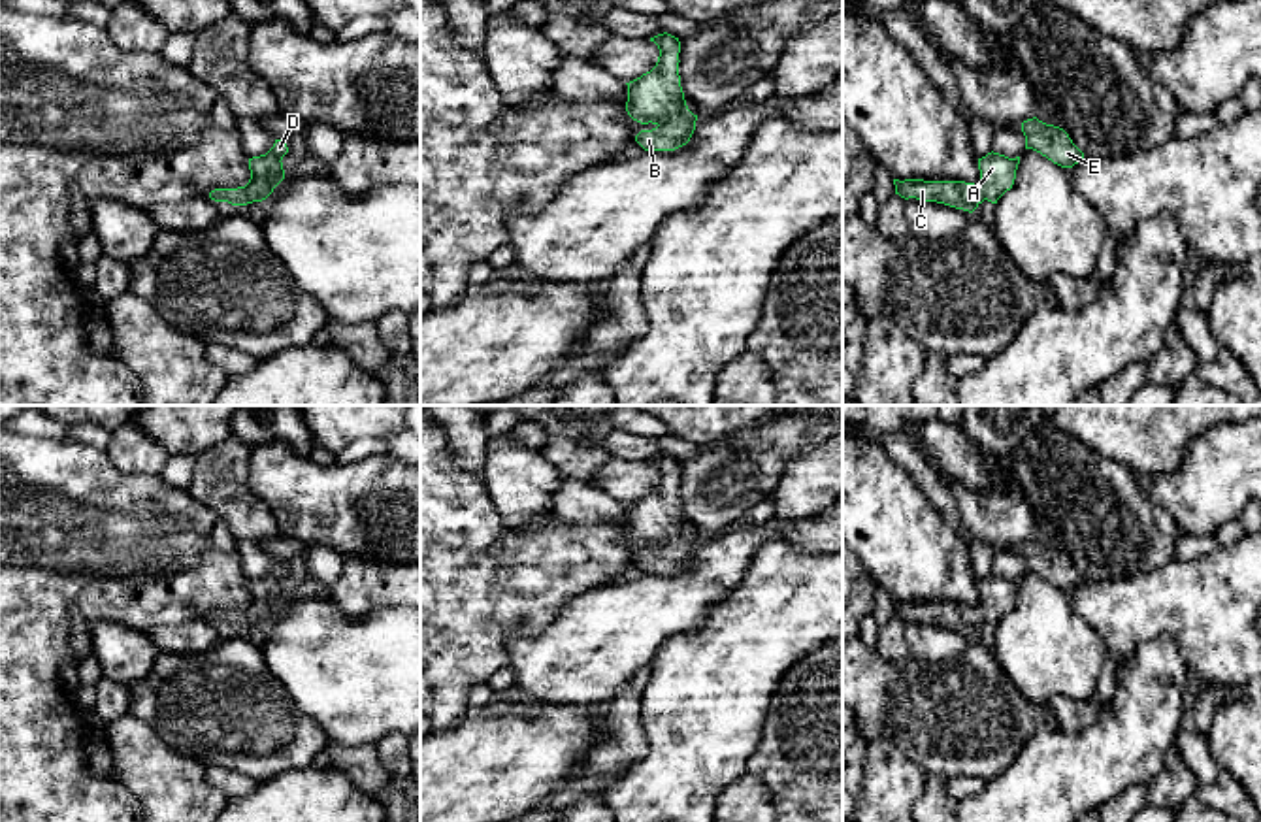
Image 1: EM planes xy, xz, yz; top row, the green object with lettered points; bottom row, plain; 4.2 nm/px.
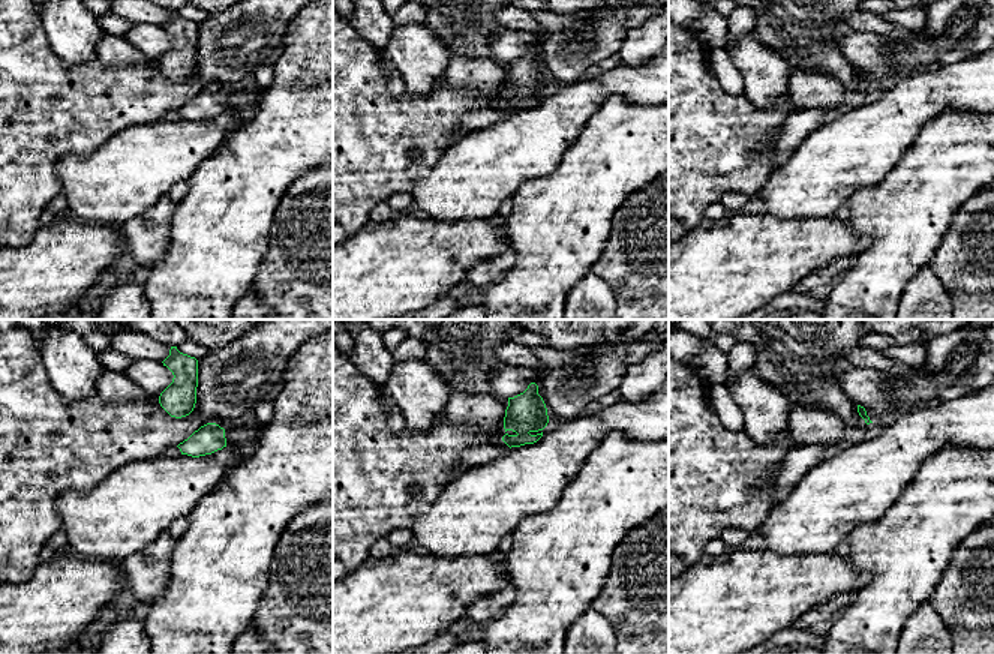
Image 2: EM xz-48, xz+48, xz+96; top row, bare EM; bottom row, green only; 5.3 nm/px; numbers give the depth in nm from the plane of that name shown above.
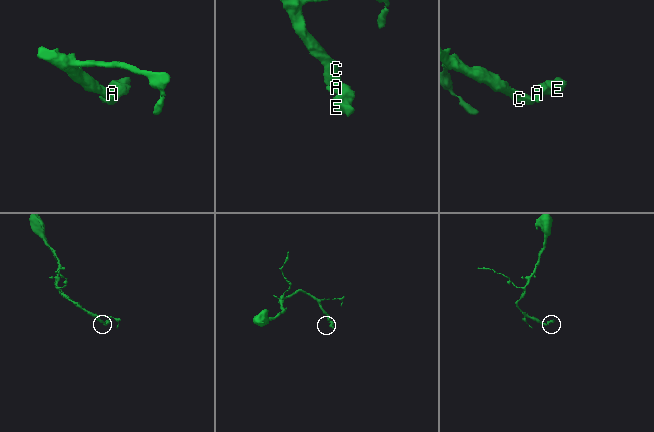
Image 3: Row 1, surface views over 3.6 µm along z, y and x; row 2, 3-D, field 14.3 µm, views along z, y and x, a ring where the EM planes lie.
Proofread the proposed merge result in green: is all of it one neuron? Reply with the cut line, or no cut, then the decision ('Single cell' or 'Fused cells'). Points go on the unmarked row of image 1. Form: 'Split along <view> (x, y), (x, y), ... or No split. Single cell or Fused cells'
No split. Single cell

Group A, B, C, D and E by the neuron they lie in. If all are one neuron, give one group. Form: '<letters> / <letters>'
A B C D E

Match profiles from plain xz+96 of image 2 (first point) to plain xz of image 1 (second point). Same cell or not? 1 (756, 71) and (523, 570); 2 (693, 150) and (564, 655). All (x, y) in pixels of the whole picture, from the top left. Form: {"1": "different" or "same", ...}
{"1": "different", "2": "different"}

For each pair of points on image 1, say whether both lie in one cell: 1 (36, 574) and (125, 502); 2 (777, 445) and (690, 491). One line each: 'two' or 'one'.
1: one
2: one

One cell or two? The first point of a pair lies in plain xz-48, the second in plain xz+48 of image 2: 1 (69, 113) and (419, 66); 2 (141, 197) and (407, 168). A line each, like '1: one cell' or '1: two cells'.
1: two cells
2: two cells

